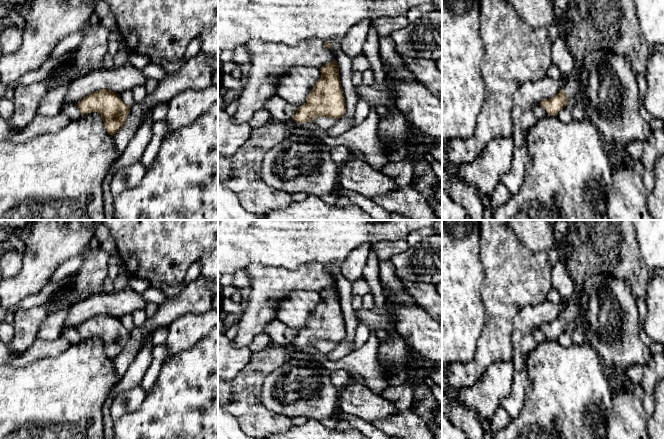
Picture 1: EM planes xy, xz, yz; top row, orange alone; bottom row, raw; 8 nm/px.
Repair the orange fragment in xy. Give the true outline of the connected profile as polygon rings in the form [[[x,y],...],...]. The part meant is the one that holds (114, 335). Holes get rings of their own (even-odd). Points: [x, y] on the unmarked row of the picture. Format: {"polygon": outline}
{"polygon": [[[109,313],[87,319],[76,329],[83,339],[98,336],[103,342],[107,357],[112,360],[123,351],[131,332],[121,324],[119,318]]]}

